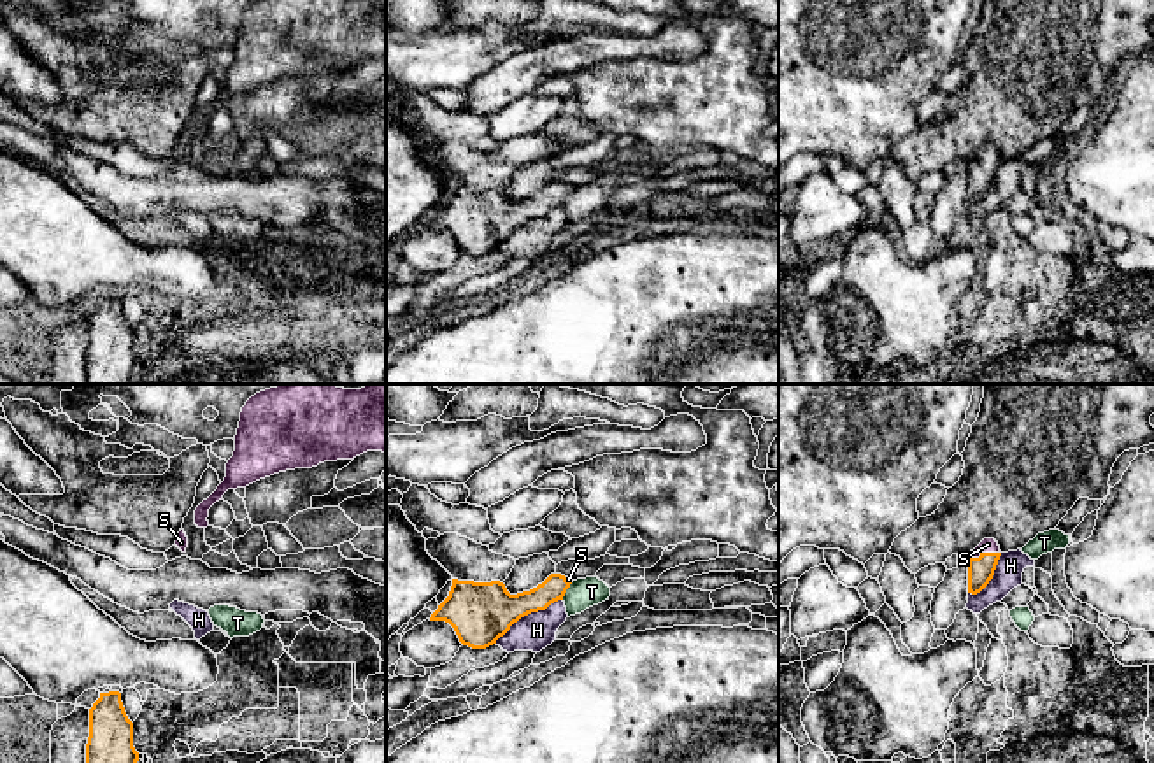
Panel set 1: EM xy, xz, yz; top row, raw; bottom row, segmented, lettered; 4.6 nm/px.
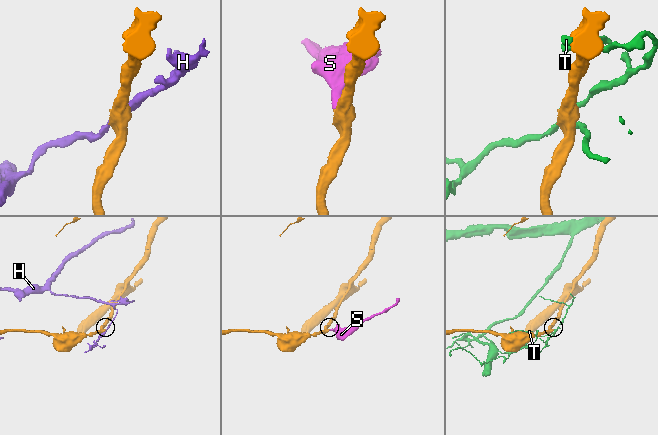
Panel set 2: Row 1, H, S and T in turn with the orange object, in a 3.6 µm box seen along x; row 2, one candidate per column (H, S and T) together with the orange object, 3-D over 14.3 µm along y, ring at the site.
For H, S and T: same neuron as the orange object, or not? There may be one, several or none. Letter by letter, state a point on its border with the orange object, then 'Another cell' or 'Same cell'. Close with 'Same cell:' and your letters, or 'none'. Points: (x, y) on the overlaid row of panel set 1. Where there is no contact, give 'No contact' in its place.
H: Touches orange at xz (528, 613). Another cell
S: Touches orange at yz (984, 553). Same cell
T: Touches orange at xz (565, 591). Another cell
Same cell: S

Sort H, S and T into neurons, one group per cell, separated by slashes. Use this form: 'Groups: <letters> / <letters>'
Groups: H / S / T

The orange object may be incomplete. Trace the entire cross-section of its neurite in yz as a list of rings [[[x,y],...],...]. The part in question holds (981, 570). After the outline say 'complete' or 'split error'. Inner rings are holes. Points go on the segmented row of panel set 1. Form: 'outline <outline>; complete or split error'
outline [[[984,538],[968,556],[968,593],[977,595],[993,579],[1001,551],[994,538]]]; split error

